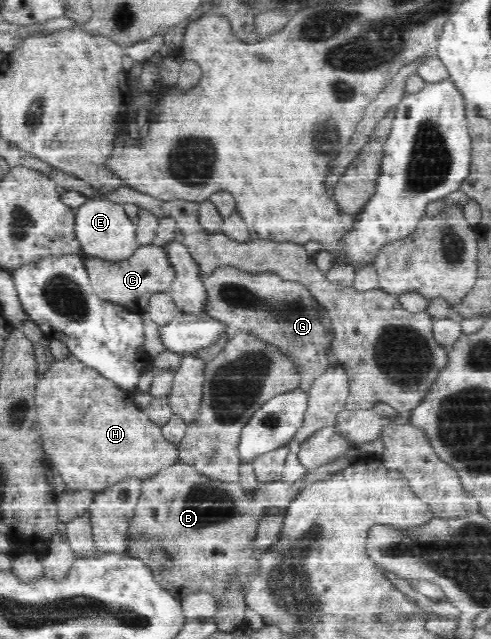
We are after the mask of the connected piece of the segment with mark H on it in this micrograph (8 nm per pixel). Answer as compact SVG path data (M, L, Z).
M68 354L65 360L51 364L45 376L38 380L35 392L38 430L42 443L53 454L55 468L66 484L66 491L103 491L125 477L153 478L165 468L178 463L178 444L167 439L163 427L149 417L147 411L134 402L133 391L123 389L105 378L79 358Z

